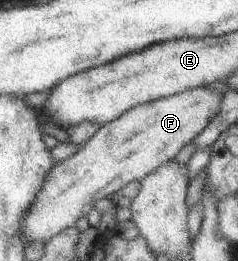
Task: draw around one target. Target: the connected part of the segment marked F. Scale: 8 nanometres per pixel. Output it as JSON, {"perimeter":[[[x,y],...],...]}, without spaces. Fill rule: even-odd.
{"perimeter":[[[195,87],[174,95],[158,98],[153,102],[134,106],[122,112],[112,121],[102,124],[74,154],[59,162],[45,173],[45,178],[33,197],[30,207],[20,220],[20,235],[28,241],[46,243],[52,236],[66,228],[73,227],[75,222],[85,216],[87,210],[99,199],[109,197],[113,192],[121,190],[133,180],[140,181],[149,173],[157,170],[167,161],[173,161],[175,155],[185,144],[190,143],[198,132],[213,118],[220,107],[220,94],[205,87]]]}

